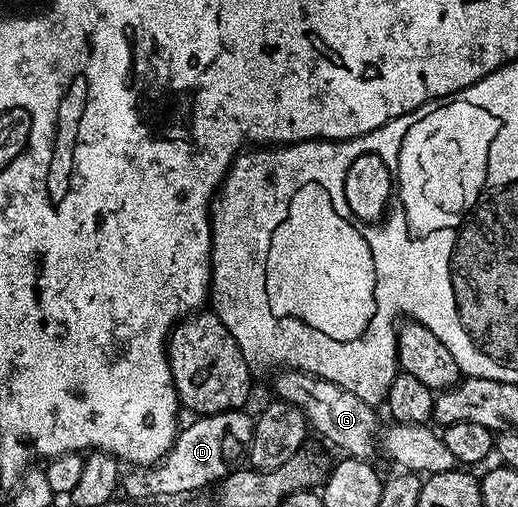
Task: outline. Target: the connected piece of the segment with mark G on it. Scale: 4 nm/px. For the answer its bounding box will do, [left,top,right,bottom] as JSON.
[274,369,378,460]

